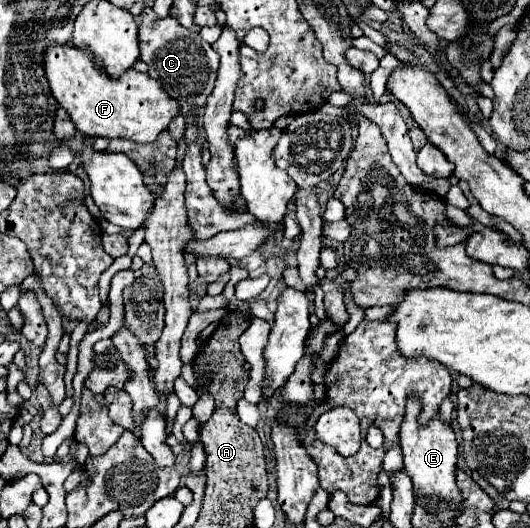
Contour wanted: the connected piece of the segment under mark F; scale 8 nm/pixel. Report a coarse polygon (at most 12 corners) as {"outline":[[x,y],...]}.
{"outline":[[50,43],[52,97],[88,137],[152,143],[178,111],[148,73],[114,79]]}

